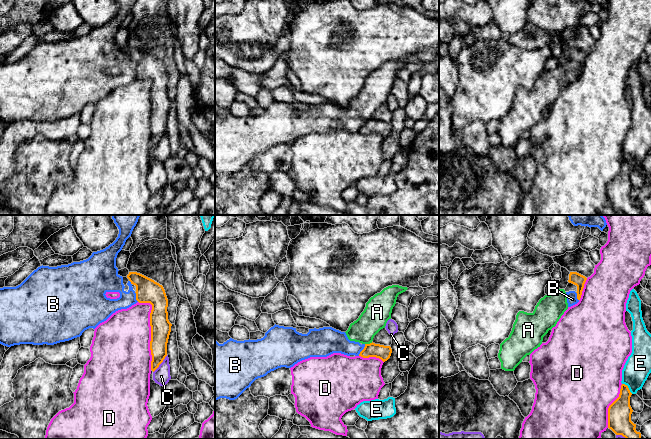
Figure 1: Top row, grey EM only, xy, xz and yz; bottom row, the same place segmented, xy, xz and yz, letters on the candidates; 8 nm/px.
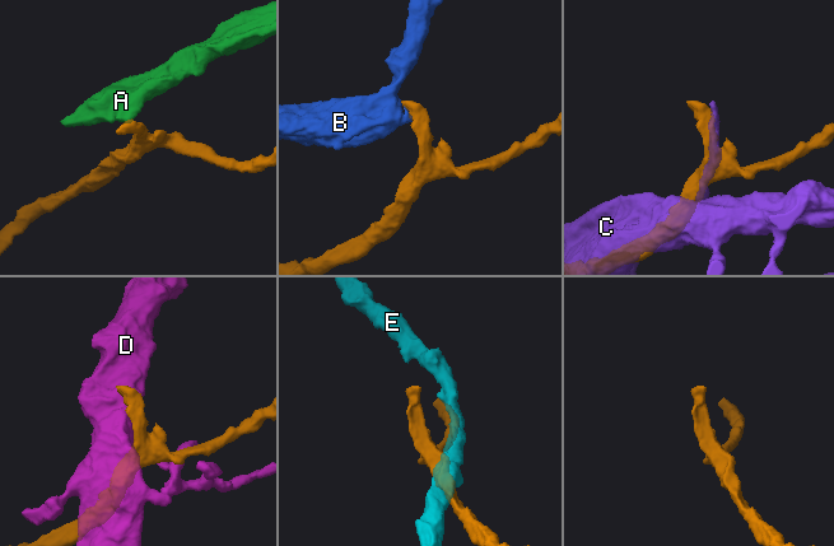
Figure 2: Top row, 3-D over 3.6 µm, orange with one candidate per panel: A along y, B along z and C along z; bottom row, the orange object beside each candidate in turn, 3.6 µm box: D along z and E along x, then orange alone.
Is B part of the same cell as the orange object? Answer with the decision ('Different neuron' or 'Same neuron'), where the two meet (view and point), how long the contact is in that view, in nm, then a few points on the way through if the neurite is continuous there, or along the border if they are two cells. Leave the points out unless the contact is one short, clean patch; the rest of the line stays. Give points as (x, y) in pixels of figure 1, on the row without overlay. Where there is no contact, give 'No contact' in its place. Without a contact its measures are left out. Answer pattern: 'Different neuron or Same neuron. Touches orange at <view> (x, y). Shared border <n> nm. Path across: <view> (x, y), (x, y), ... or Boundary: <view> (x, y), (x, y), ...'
Different neuron. Touches orange at xz (362, 126). Shared border 110 nm. Boundary: xz (365, 120), (358, 131)

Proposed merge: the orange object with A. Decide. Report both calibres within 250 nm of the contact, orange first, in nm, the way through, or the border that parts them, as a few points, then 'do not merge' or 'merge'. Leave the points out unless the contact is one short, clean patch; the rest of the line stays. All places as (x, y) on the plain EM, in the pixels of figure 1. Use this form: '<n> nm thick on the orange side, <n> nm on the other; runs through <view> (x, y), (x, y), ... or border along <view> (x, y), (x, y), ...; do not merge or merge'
120 nm thick on the orange side, 200 nm on the other; border along xz (372, 118), (365, 120); do not merge

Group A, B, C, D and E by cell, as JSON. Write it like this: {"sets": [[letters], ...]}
{"sets": [["A", "B"], ["C"], ["D"], ["E"]]}

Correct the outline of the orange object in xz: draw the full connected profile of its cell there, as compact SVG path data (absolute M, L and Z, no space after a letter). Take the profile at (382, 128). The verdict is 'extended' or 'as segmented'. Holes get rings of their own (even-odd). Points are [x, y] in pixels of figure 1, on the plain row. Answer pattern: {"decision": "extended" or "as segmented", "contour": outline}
{"decision": "as segmented", "contour": "M370 119L365 120L364 125L360 128L359 132L363 134L376 133L383 138L387 137L392 129L390 122L384 122L380 120Z"}

